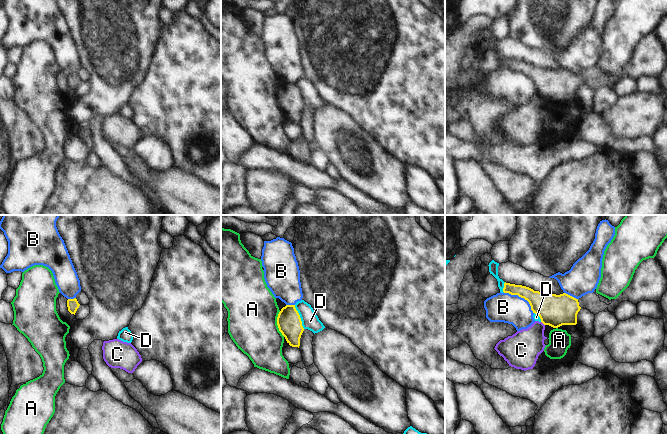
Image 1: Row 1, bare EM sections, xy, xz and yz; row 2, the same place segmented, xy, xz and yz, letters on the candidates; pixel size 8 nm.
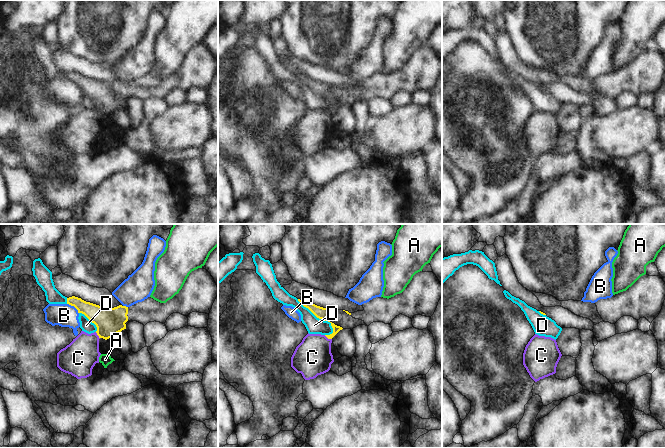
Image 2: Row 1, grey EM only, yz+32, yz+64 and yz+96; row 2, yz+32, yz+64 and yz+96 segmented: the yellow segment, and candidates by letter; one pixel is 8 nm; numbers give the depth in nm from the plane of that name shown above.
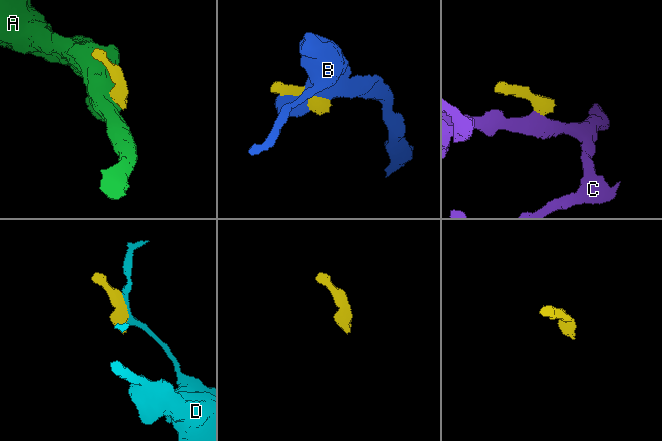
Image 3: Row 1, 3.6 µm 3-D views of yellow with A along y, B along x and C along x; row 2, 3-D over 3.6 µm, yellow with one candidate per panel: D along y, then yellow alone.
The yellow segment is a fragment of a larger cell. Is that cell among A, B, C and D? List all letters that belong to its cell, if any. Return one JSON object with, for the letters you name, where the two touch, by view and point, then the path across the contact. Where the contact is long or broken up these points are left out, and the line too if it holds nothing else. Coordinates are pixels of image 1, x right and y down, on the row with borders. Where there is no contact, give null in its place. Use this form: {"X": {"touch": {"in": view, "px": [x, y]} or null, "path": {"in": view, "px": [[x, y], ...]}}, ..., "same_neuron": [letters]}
{"same_neuron": []}

